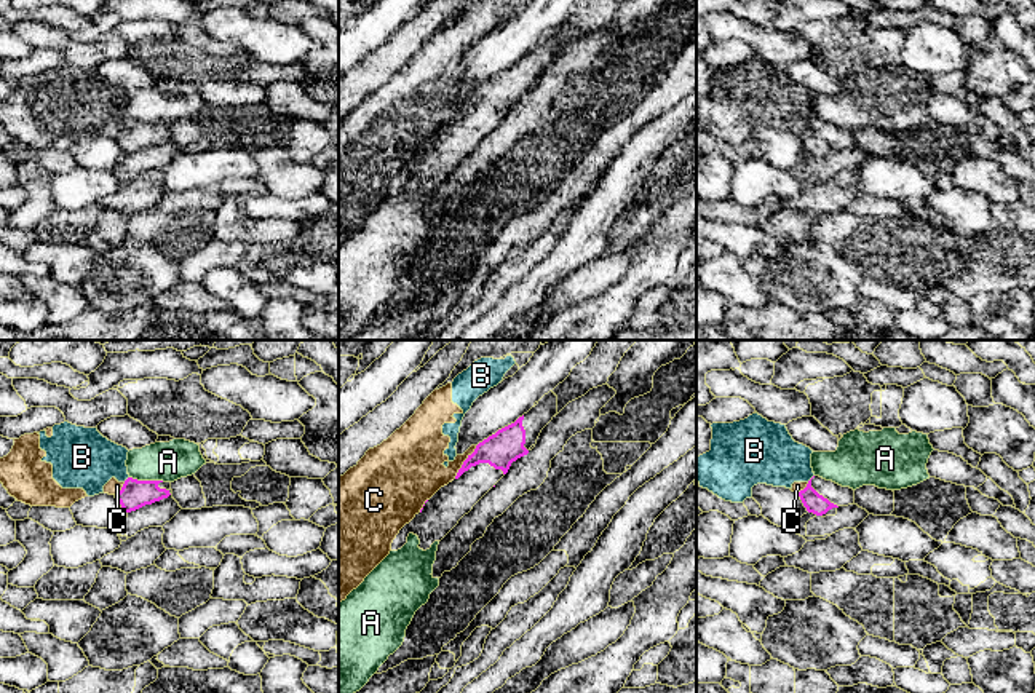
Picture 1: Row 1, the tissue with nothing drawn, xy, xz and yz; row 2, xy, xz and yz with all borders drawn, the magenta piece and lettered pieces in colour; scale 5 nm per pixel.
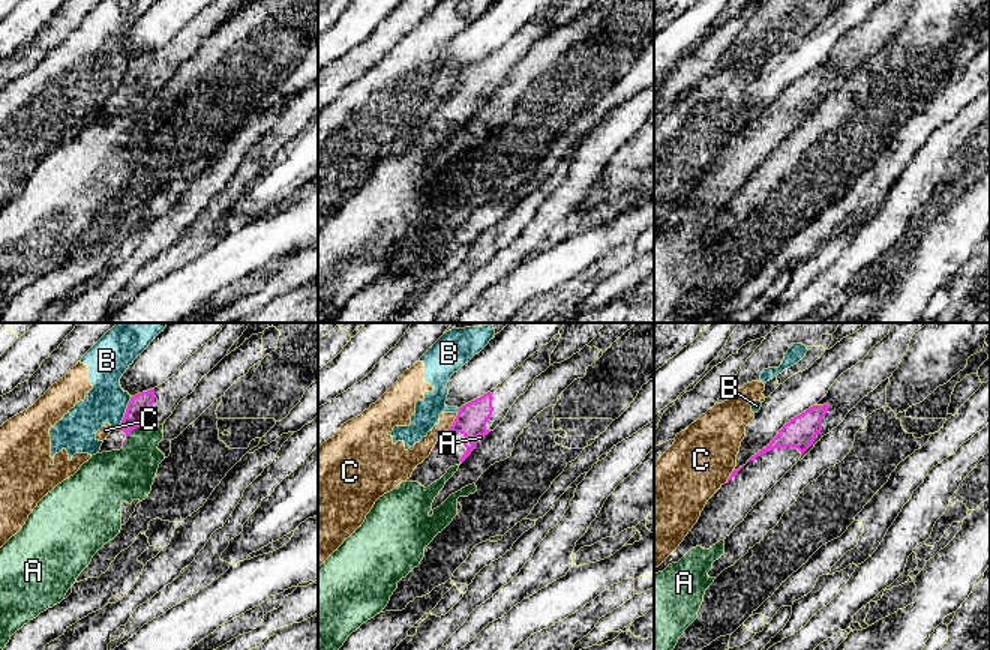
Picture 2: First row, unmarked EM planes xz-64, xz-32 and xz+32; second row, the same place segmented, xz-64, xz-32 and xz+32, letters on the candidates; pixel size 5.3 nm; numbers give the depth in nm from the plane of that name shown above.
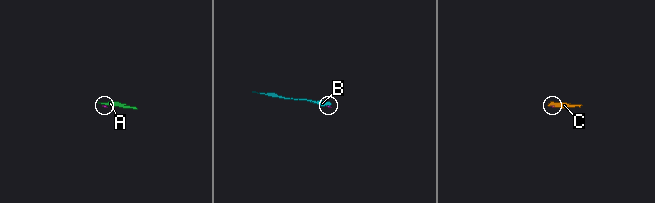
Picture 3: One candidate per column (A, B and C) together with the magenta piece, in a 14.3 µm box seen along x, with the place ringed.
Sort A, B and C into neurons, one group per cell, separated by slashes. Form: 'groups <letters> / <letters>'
groups A / B C

